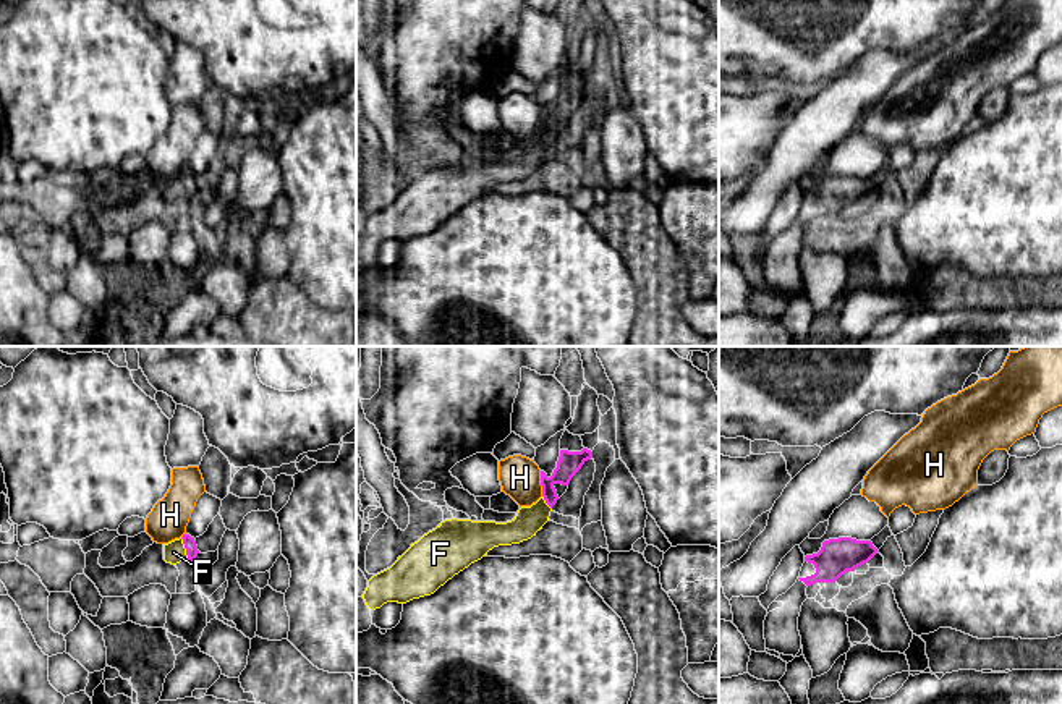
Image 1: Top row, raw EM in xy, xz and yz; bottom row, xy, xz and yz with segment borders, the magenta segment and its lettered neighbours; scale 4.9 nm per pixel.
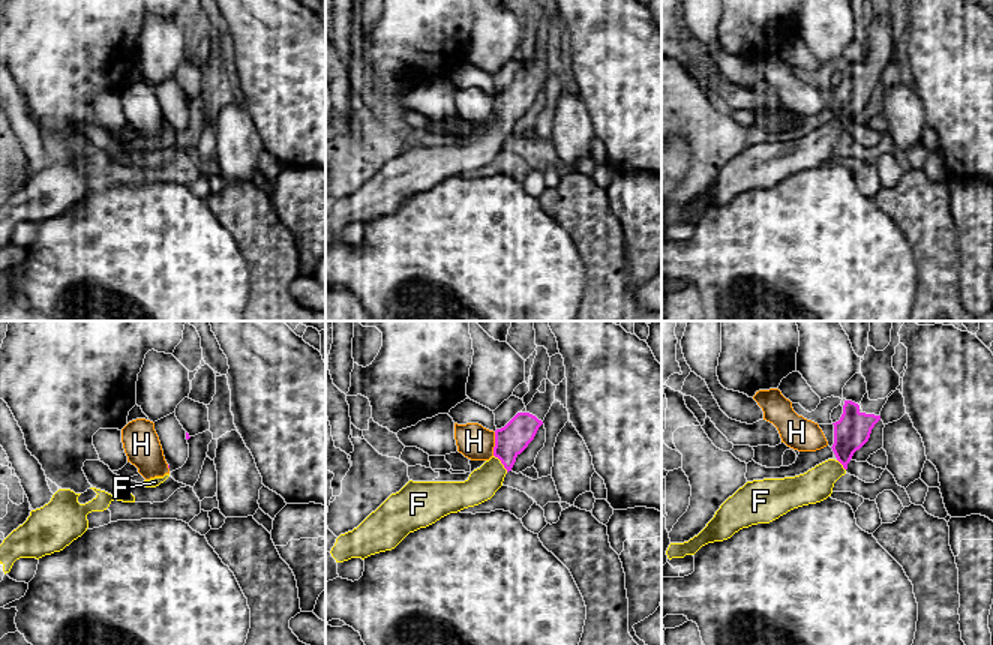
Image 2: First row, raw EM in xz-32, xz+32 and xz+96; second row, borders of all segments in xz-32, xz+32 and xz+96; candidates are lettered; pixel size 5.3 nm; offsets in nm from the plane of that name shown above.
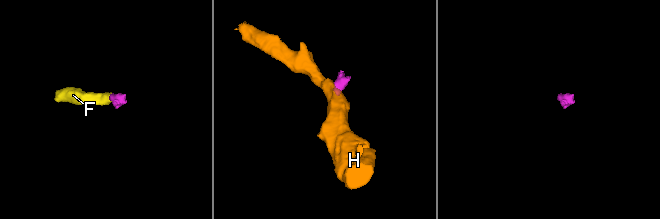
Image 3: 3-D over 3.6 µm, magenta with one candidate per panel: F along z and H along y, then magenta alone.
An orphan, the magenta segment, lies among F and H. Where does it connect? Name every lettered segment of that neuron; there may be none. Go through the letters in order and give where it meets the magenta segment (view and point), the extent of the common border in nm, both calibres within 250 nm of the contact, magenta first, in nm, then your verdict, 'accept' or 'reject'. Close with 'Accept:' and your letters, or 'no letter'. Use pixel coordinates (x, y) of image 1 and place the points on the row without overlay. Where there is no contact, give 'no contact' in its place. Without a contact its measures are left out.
F: xy (185, 185) | 120 nm | 60/110 nm | accept
H: xz (541, 122) | 130 nm | 120/200 nm | reject
Accept: F

